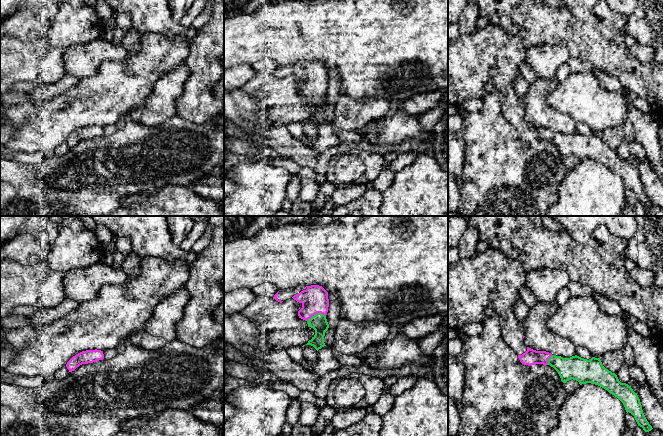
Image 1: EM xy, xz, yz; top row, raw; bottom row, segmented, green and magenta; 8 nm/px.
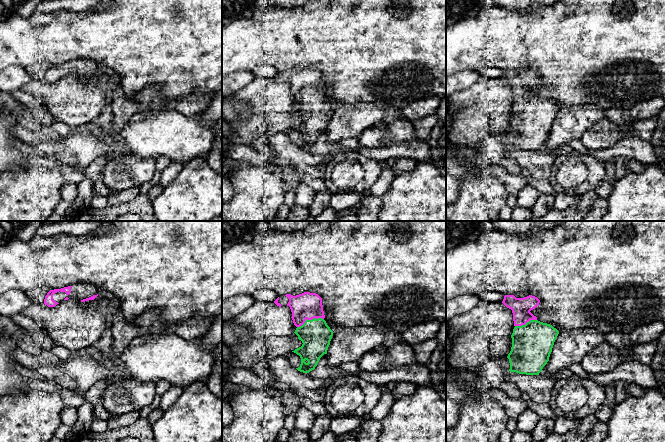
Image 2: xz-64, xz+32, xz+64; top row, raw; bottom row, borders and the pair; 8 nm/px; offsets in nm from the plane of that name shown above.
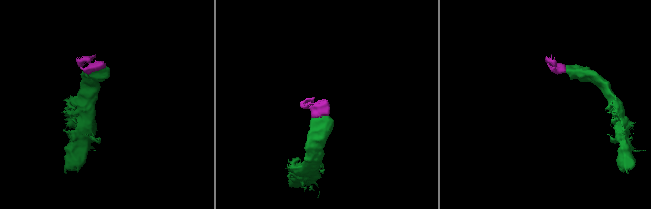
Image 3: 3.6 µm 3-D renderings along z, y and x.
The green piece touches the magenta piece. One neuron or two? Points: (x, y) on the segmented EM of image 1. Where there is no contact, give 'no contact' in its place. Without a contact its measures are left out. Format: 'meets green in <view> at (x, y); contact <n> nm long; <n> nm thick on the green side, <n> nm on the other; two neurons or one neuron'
meets green in xz at (315, 314); contact 170 nm long; 140 nm thick on the green side, 220 nm on the other; one neuron

